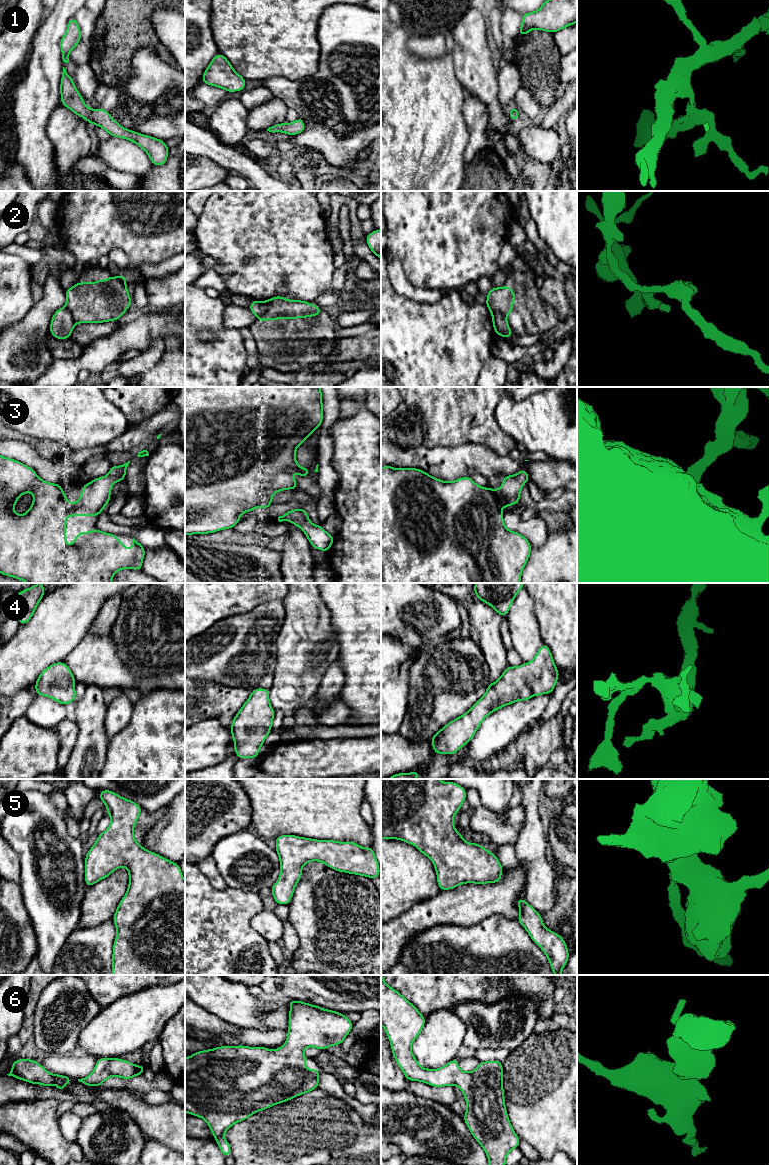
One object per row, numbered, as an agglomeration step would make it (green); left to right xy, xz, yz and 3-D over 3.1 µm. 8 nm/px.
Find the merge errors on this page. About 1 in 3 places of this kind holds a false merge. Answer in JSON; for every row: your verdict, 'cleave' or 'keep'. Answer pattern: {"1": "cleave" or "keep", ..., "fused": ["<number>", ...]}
{"1": "keep", "2": "cleave", "3": "keep", "4": "keep", "5": "keep", "6": "keep", "fused": ["2"]}

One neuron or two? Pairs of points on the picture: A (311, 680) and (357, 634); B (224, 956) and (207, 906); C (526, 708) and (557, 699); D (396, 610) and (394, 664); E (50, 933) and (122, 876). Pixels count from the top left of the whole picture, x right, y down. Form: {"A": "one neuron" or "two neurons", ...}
{"A": "two neurons", "B": "one neuron", "C": "two neurons", "D": "two neurons", "E": "two neurons"}

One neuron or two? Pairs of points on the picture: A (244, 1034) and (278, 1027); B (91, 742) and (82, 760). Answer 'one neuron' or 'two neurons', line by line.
A: one neuron
B: one neuron

